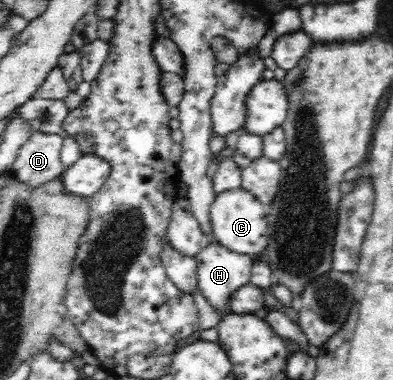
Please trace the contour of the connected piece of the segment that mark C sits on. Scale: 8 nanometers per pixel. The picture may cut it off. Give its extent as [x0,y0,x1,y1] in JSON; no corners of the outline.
[210,186,268,260]

